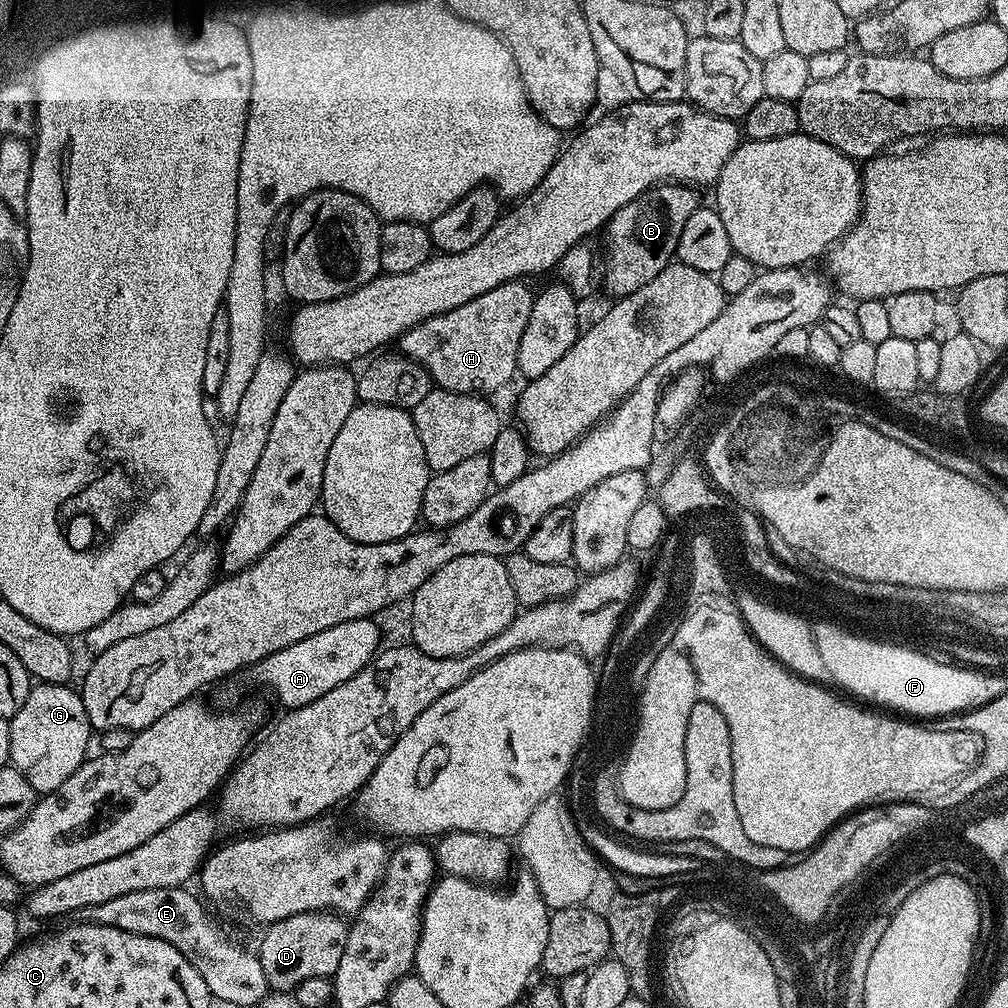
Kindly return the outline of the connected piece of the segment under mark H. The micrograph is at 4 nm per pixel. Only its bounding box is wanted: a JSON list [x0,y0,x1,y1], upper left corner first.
[399,280,534,394]

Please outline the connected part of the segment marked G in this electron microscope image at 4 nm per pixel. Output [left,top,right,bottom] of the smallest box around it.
[11,683,94,794]

